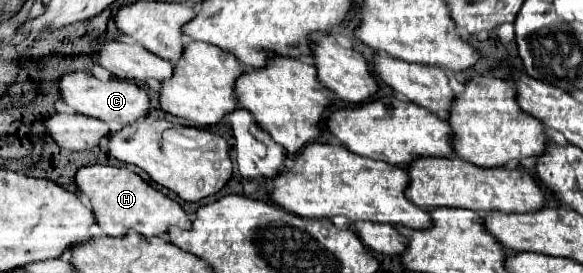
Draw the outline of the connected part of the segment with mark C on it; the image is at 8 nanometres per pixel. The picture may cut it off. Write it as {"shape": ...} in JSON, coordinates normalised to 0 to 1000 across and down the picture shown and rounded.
{"shape":[[[122,267],[115,282],[108,282],[101,297],[101,341],[105,363],[125,392],[132,414],[173,436],[187,458],[197,465],[214,465],[232,451],[242,429],[252,429],[256,414],[256,348],[245,326],[245,311],[232,311],[225,297],[204,297],[204,289],[190,289],[190,297],[173,297],[160,275],[146,275],[146,267]]]}

